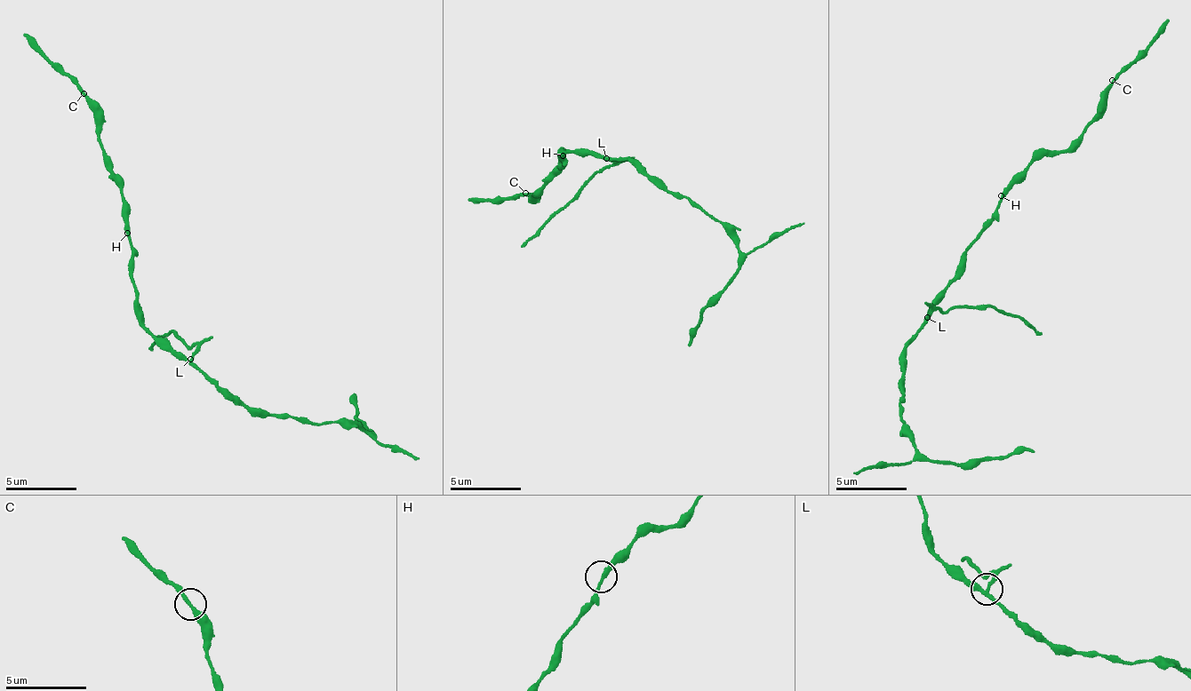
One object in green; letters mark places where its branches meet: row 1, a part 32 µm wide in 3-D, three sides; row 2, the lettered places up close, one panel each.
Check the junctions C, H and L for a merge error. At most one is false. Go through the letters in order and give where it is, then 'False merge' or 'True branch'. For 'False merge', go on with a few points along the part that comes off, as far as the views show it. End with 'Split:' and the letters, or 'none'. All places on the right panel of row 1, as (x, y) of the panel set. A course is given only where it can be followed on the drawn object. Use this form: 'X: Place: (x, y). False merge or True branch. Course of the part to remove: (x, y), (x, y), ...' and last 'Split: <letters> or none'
C: Place: (1112, 80). True branch
H: Place: (1001, 195). True branch
L: Place: (927, 317). False merge. Course of the part to remove: (928, 319), (938, 310), (993, 304), (1042, 333)
Split: L

